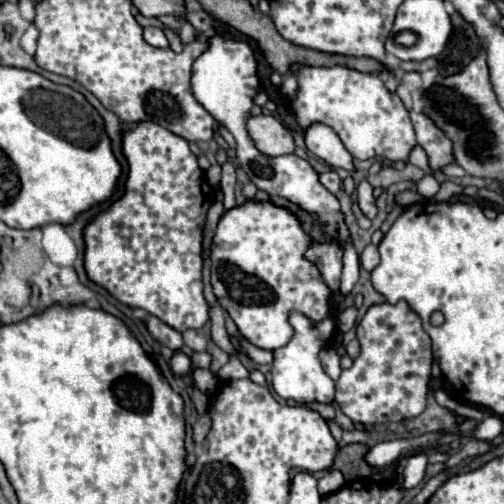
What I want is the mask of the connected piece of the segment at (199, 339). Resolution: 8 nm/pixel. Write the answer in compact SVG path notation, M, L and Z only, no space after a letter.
M185 330L185 332L183 332L183 340L185 340L185 344L187 344L193 352L203 352L205 346L207 346L207 340L205 340L205 336L203 336L199 330Z

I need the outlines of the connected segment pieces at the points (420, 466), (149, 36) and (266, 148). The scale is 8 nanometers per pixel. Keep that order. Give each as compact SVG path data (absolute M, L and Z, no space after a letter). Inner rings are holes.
M423 452L407 456L405 458L405 470L403 470L403 486L405 488L417 486L425 476L425 466L427 466L427 456Z
M145 28L143 38L147 44L151 44L155 48L167 48L167 38L165 38L161 28Z
M271 114L253 116L247 122L249 136L253 138L257 150L265 156L281 156L293 154L295 144L291 132Z

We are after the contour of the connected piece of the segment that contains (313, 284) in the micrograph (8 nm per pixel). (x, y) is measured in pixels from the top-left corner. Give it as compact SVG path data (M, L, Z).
M247 200L241 206L225 210L215 236L211 240L211 286L223 310L231 316L241 336L249 340L253 346L263 350L283 348L287 340L295 334L289 324L291 312L303 312L311 316L311 320L323 320L327 312L331 312L331 292L327 292L327 284L319 280L319 272L315 272L315 264L311 260L303 260L303 252L307 252L307 232L297 214L283 206L275 206L273 202L255 202Z

